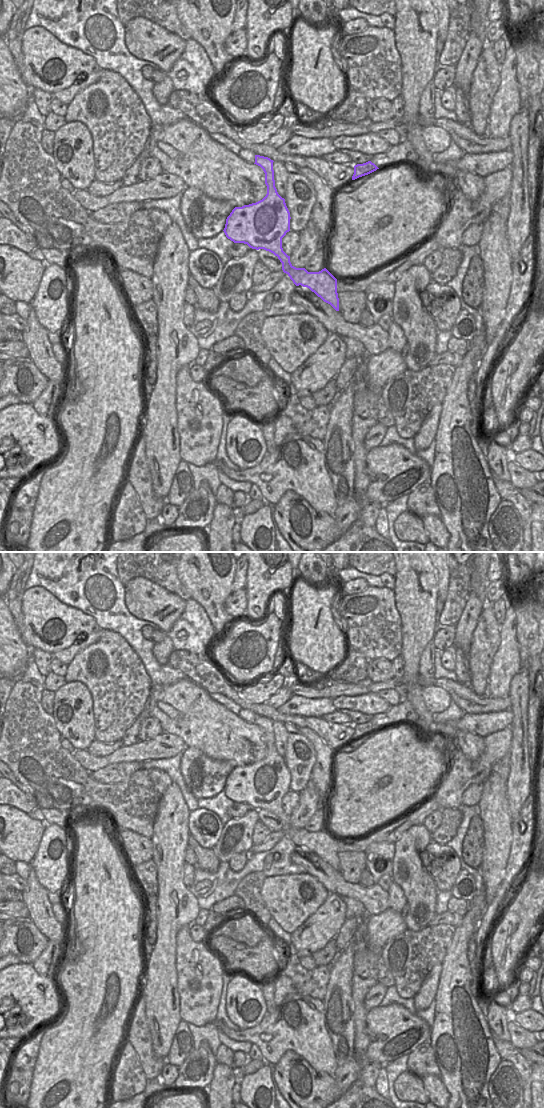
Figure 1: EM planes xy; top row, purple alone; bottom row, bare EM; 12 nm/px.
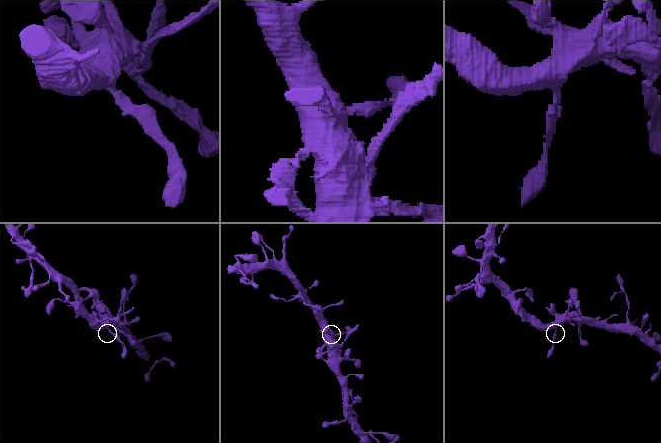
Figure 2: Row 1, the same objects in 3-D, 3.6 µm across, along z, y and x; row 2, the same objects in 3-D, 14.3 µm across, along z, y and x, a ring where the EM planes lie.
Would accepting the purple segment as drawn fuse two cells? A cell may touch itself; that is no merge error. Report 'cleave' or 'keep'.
keep

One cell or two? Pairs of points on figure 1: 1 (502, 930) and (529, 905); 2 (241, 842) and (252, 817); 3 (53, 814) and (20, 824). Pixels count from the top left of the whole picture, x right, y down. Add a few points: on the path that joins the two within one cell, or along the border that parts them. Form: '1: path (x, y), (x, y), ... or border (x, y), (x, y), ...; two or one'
1: border (526, 900), (509, 926), (513, 944); two
2: path (241, 836), (246, 823); one
3: border (43, 821), (46, 824); two

